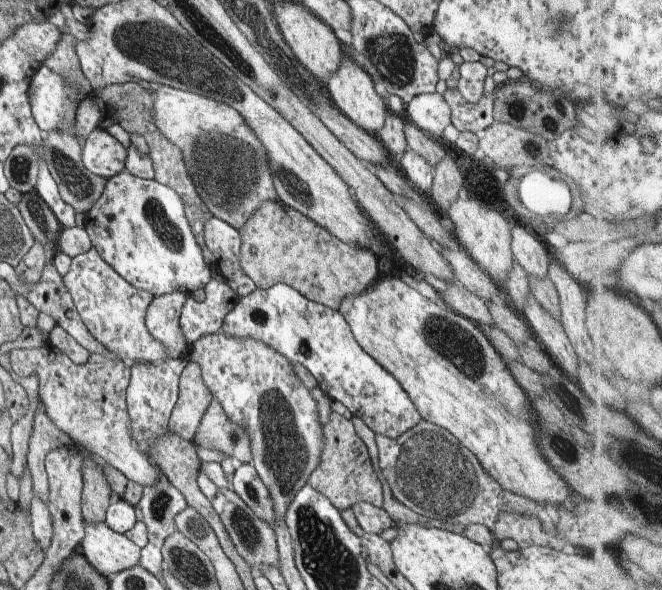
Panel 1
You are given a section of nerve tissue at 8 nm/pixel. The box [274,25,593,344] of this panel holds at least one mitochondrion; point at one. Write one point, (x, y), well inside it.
(391, 54)

